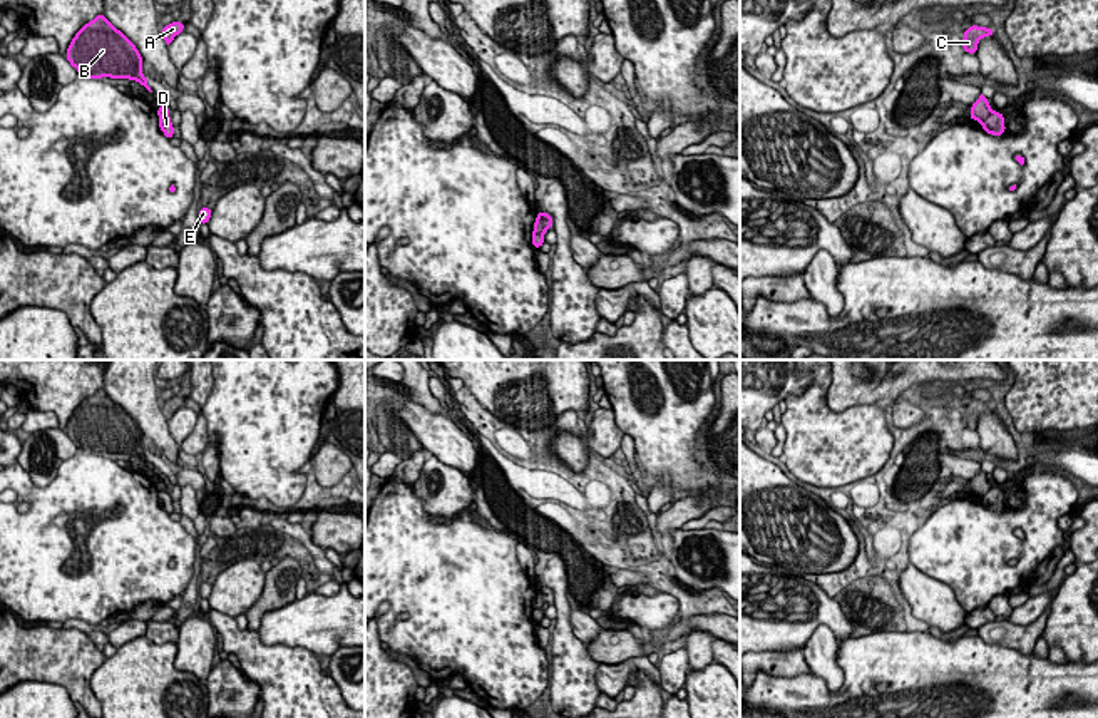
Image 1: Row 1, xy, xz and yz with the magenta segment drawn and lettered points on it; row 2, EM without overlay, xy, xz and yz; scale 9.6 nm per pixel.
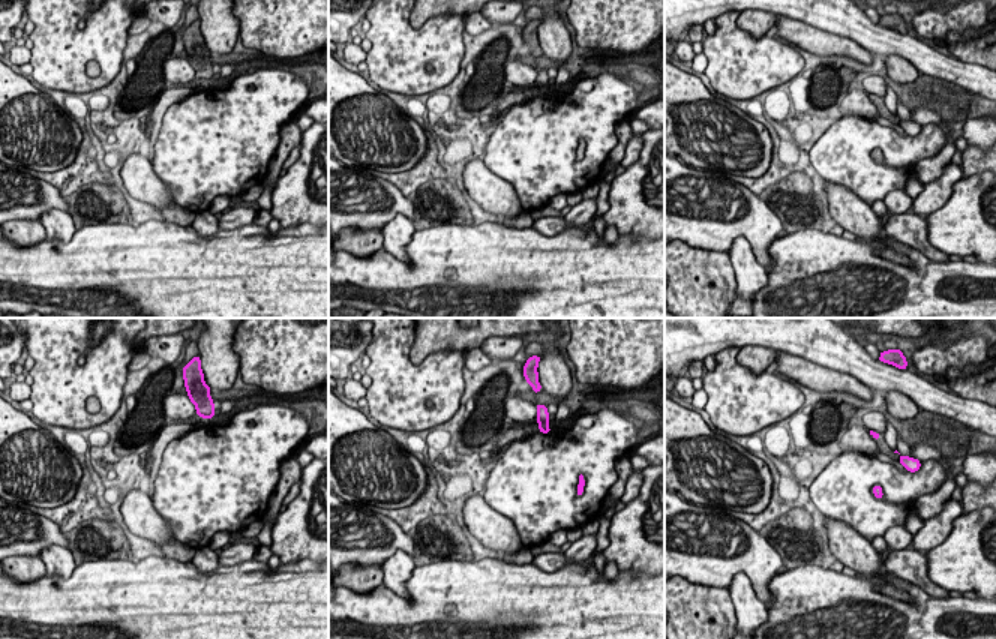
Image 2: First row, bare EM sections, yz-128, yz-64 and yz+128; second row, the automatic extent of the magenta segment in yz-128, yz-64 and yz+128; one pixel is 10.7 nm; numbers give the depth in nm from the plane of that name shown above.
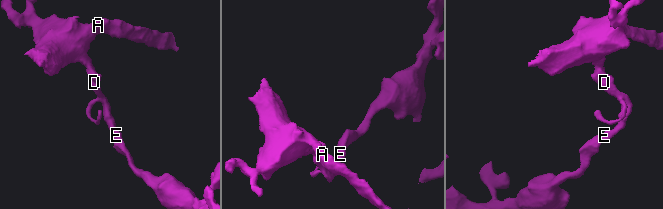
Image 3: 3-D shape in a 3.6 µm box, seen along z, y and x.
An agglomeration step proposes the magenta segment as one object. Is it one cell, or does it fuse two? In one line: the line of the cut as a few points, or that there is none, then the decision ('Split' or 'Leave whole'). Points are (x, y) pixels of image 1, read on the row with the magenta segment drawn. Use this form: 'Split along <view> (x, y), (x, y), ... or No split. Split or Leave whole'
Split along yz (991, 111), (981, 123). Split

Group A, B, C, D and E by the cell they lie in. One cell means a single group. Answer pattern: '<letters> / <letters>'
A B C / D E

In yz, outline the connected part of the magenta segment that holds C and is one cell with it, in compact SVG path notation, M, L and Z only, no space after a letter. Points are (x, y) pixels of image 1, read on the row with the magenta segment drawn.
M971 25L969 28L964 30L964 38L962 38L962 50L967 54L976 54L977 52L977 44L983 37L993 37L994 30L993 27L979 27L979 25Z

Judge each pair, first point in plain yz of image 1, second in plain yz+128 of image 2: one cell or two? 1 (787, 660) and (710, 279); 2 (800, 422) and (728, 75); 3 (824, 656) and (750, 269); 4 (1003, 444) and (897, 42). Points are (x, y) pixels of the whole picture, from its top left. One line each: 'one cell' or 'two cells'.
1: one cell
2: one cell
3: one cell
4: two cells

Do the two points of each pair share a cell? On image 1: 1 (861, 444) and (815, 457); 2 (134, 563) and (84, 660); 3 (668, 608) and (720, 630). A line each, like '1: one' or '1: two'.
1: one
2: two
3: two

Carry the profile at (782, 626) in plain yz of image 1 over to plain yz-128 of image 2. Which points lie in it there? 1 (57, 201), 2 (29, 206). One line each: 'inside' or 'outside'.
1: inside
2: inside

